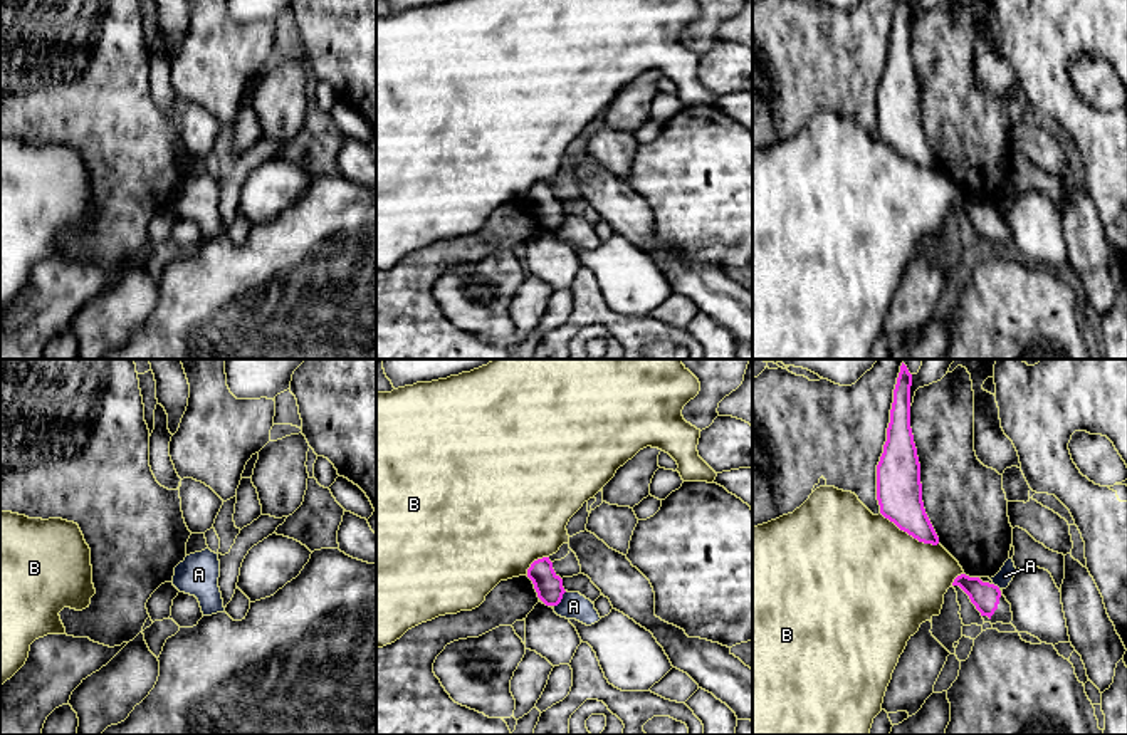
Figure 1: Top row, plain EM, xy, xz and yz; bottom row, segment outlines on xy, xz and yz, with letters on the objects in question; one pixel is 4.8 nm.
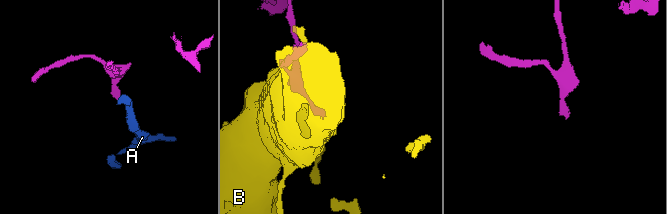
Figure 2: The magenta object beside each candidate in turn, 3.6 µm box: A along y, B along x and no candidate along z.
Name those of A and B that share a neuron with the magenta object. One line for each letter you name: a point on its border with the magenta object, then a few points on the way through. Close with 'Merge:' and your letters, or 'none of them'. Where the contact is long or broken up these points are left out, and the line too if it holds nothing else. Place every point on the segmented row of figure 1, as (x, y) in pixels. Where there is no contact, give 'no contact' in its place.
Merge: none of them

